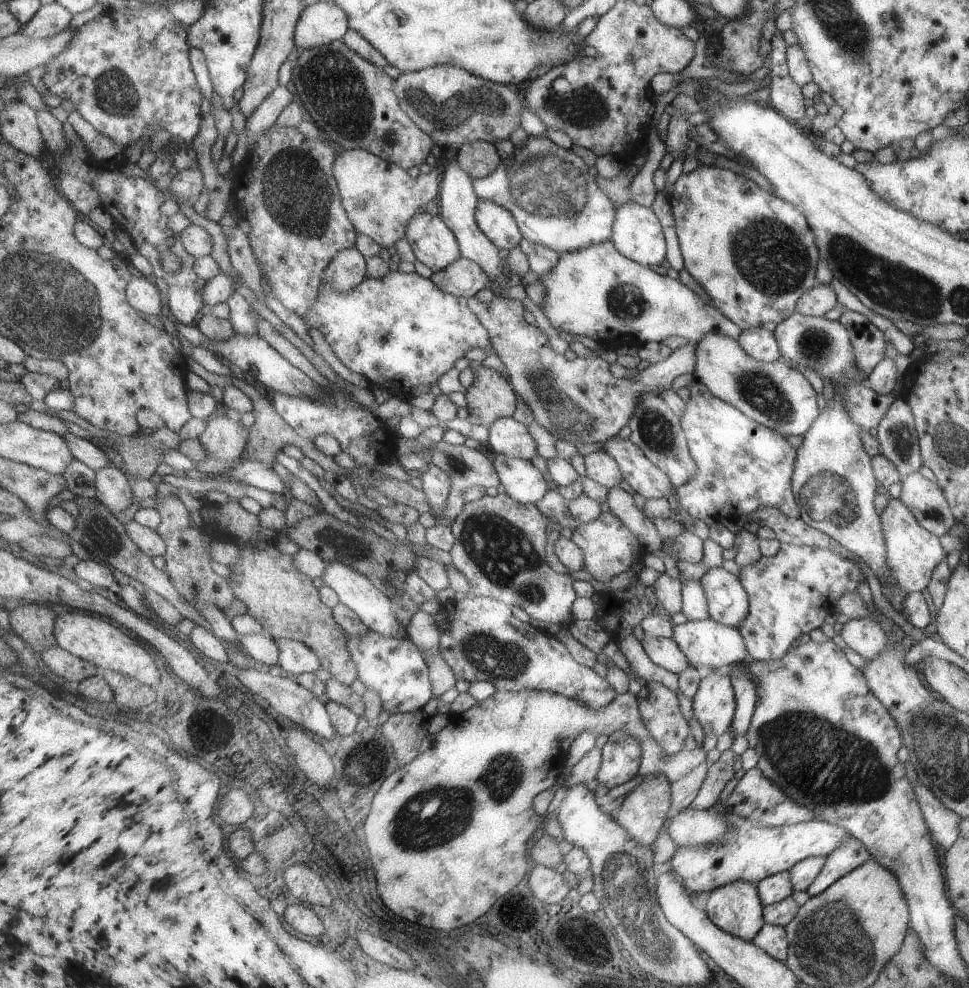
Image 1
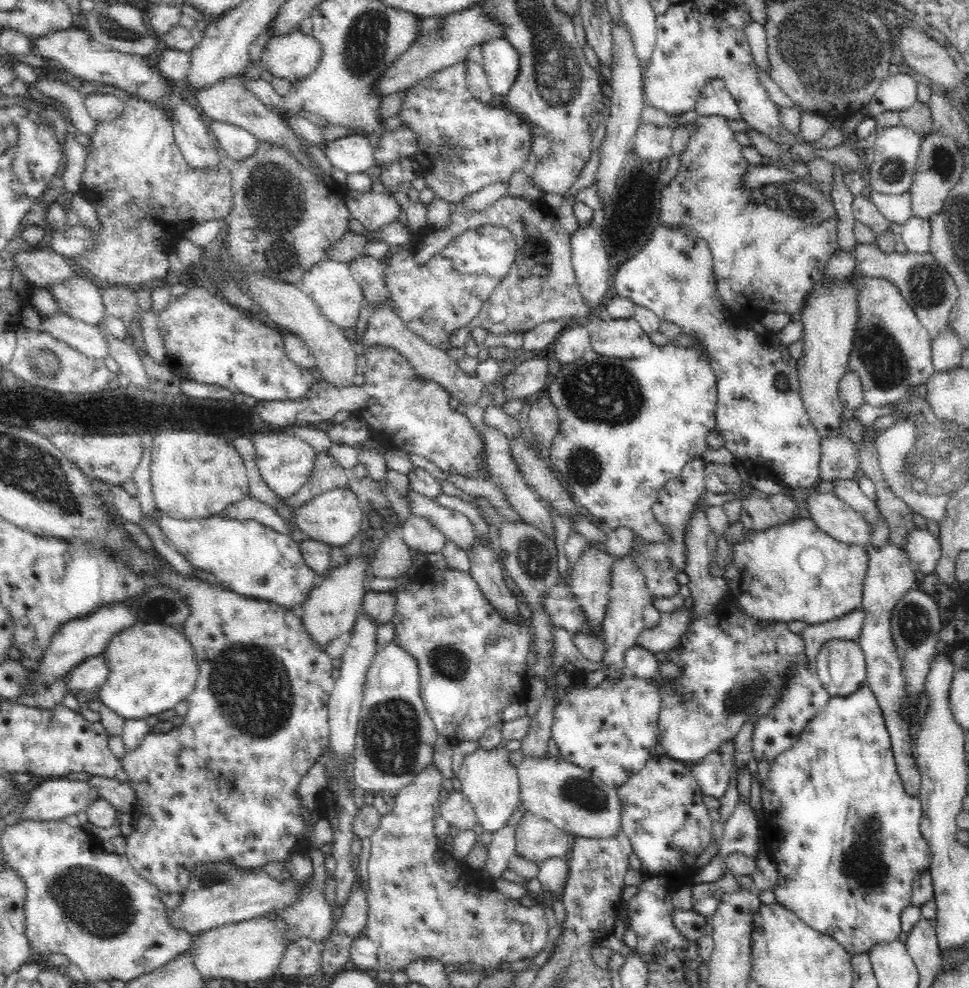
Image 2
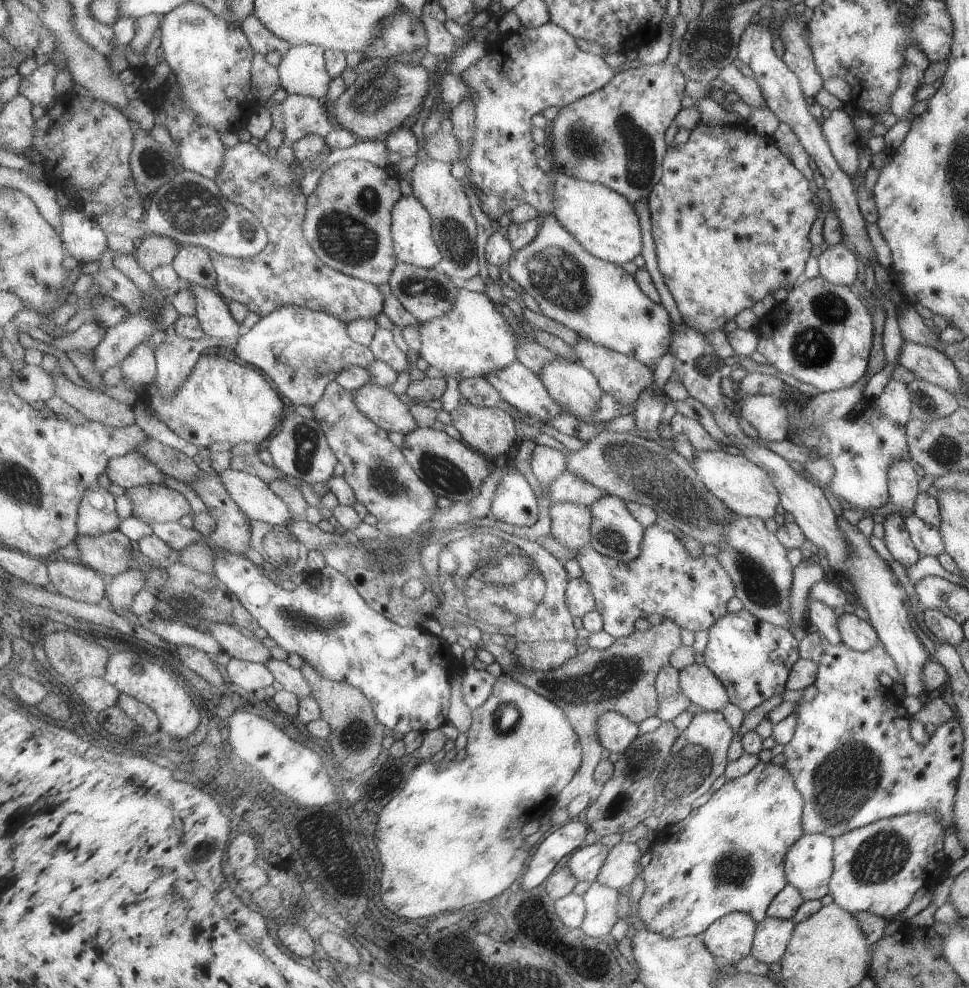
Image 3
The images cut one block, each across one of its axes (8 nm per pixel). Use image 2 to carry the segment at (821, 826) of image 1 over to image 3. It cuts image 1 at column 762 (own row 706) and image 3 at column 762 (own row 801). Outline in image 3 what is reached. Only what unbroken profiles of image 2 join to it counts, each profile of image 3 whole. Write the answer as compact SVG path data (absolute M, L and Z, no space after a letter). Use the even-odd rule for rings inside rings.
M759 761L745 776L726 780L718 790L711 794L705 804L698 808L688 809L688 811L689 815L681 821L667 825L656 834L653 846L651 846L651 850L643 864L644 892L639 898L639 902L637 902L636 916L641 919L648 931L653 931L672 939L698 936L709 924L713 924L715 920L719 920L719 918L723 918L723 916L727 916L727 914L732 912L749 914L751 920L755 922L763 920L766 917L765 910L771 904L771 900L787 884L783 864L785 853L789 850L791 843L795 842L802 835L801 813L803 812L803 800L800 792L795 788L791 774L787 772L783 765L770 764L769 761L766 763Z

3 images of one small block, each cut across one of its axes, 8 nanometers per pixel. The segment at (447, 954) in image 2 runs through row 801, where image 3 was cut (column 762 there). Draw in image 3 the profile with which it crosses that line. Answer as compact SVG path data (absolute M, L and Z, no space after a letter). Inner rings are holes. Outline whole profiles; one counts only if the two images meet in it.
M721 377L720 388L723 395L737 404L741 417L755 427L757 437L763 442L786 440L787 410L782 400L759 394L739 396L739 382L733 382L729 377Z

